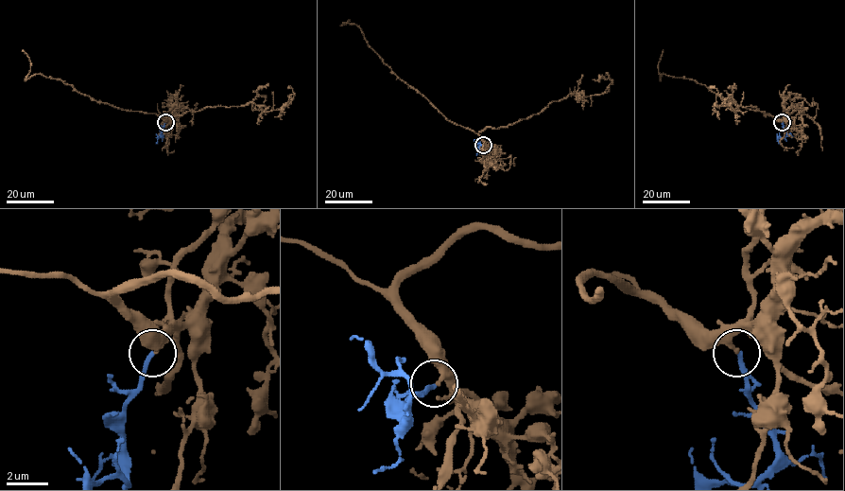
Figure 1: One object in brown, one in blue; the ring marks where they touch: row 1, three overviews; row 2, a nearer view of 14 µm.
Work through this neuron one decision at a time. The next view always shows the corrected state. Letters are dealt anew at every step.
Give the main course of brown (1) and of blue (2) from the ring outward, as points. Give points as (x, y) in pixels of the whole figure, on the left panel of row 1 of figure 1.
1: (165, 123), (155, 113), (98, 103), (60, 79), (41, 74), (26, 78), (30, 62), (22, 50)
2: (165, 123), (163, 137), (160, 136), (156, 144)

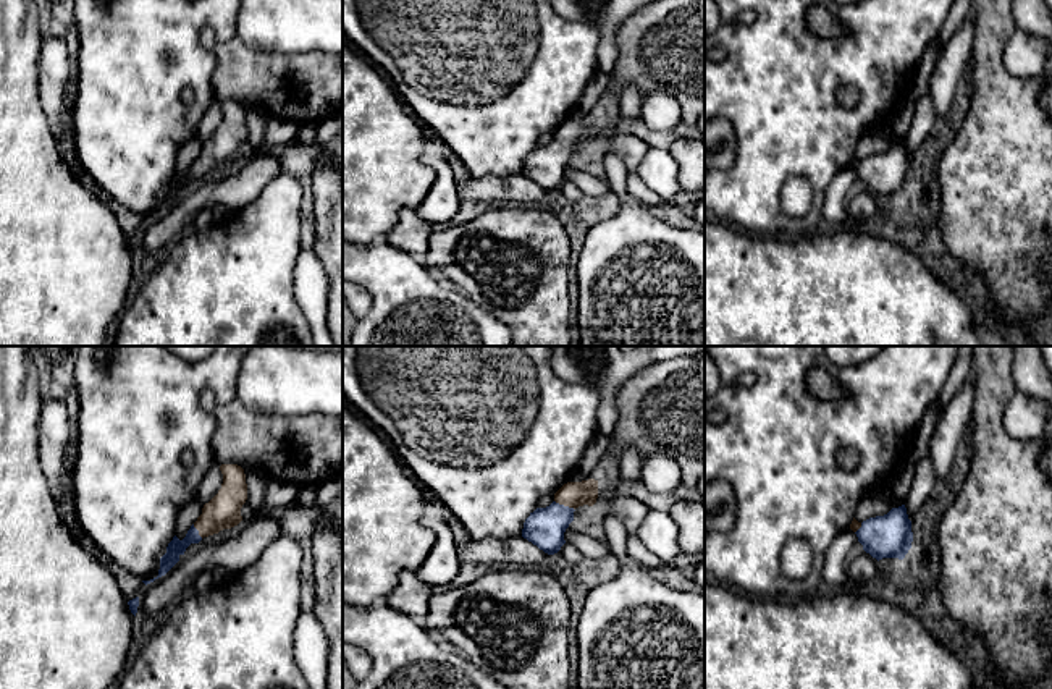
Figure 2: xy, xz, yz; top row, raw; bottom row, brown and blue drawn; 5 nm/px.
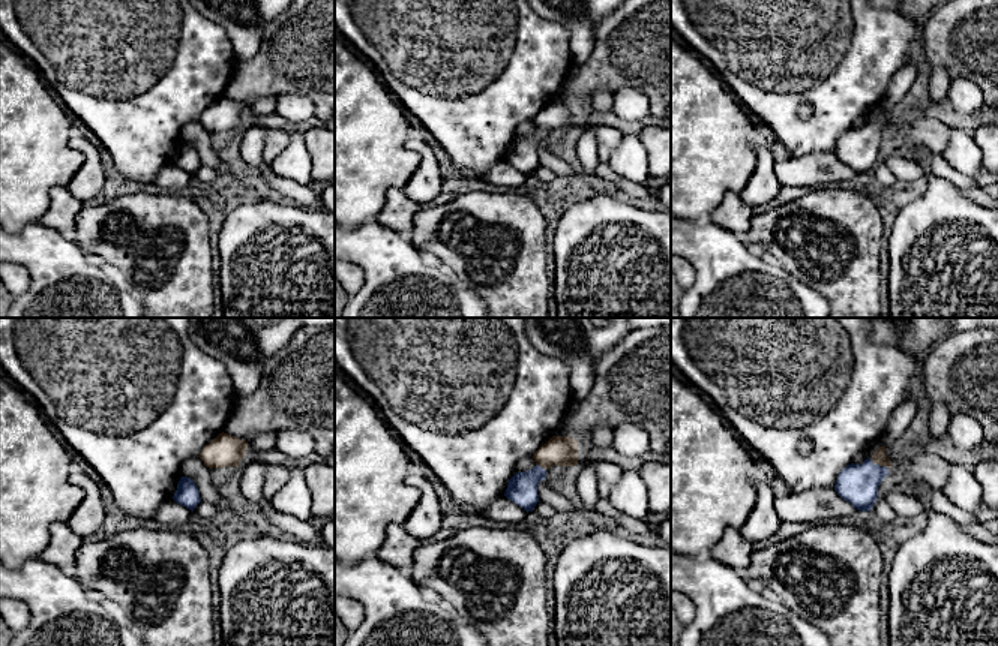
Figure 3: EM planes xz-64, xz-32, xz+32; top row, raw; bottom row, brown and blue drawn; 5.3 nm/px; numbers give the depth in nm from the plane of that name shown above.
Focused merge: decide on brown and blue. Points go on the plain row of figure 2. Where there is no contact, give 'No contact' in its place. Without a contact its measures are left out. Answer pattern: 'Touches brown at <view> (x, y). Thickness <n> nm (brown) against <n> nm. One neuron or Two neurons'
Touches brown at xz (564, 143). Thickness 130 nm (brown) against 200 nm. One neuron

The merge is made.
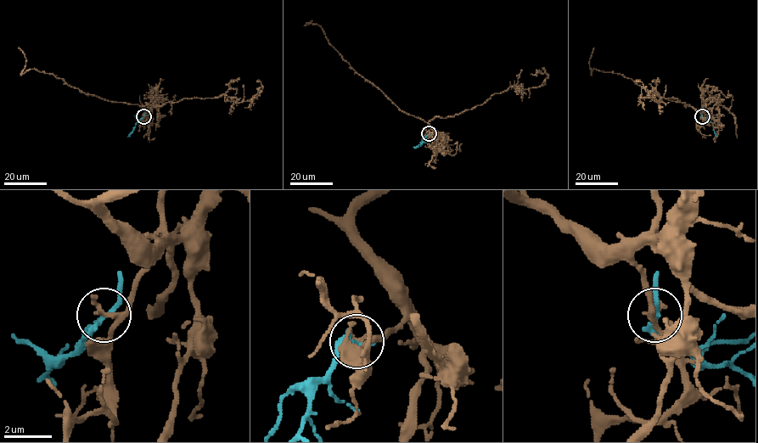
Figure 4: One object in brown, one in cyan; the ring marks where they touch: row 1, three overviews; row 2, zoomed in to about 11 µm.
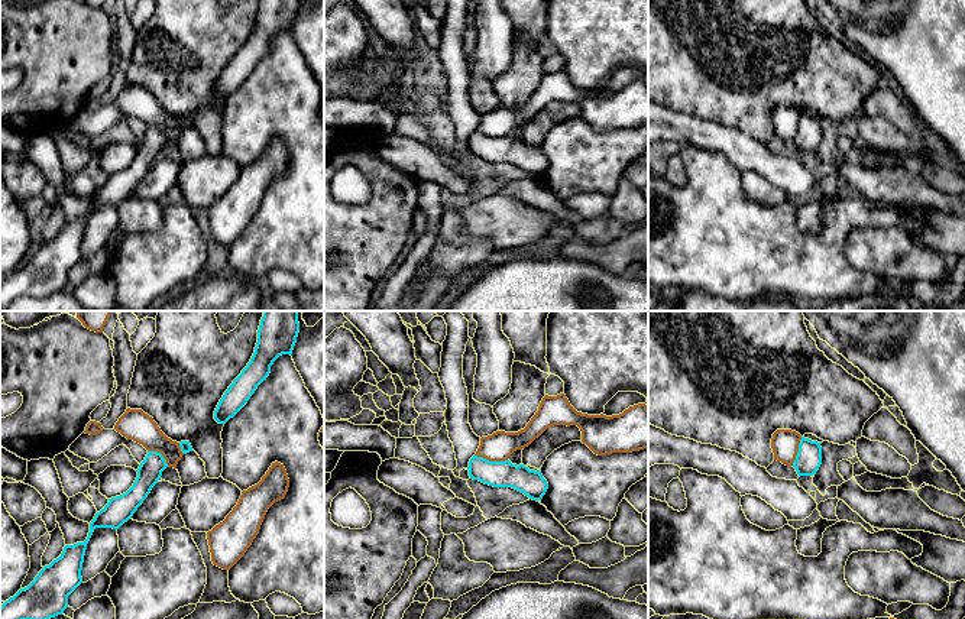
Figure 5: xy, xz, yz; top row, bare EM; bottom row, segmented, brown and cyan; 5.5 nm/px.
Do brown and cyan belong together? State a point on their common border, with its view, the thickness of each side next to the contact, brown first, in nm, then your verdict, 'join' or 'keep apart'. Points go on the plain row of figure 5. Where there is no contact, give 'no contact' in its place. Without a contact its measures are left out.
xz (491, 136) | 160/140 nm | keep apart

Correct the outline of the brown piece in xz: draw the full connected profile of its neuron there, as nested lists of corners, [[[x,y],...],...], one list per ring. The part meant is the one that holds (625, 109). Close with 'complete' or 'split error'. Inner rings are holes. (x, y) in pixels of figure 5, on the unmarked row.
[[[564,69],[545,71],[538,87],[518,108],[496,107],[482,113],[475,132],[489,137],[505,137],[509,132],[528,123],[547,104],[577,101],[582,119],[595,130],[632,129],[648,124],[648,84],[645,80],[629,82],[619,91],[606,93],[577,88]]] | complete

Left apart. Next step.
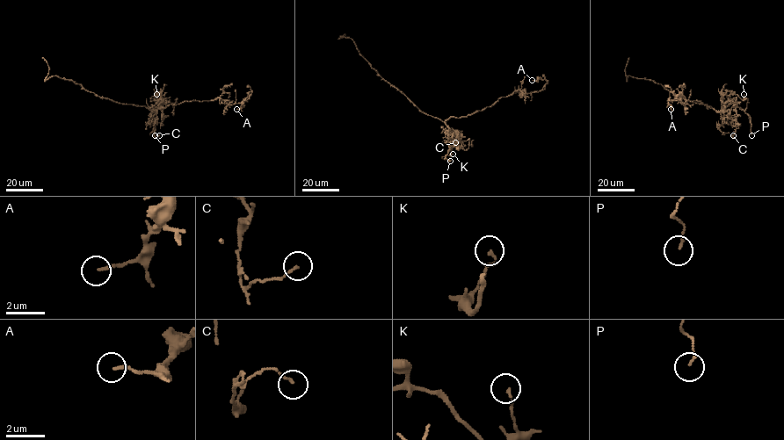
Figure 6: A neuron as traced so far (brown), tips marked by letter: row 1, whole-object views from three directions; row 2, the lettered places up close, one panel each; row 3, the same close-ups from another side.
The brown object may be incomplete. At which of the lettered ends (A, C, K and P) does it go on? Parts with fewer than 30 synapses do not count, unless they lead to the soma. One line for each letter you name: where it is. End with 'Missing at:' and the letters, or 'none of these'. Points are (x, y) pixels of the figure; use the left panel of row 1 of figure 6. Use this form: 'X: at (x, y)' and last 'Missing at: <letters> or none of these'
Missing at: none of these

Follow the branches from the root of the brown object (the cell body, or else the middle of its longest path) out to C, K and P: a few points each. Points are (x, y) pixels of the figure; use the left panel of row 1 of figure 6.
C: (142, 106), (155, 111), (154, 135), (159, 135)
K: (142, 106), (153, 111), (157, 102), (158, 95), (155, 99), (156, 94)
P: (142, 106), (155, 111), (160, 102), (149, 114), (156, 128), (155, 135)

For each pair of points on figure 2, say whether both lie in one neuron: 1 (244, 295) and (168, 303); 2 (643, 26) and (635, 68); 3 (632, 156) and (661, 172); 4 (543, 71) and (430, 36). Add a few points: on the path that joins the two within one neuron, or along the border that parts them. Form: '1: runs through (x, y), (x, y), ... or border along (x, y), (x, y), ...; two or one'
1: runs through (225, 298), (220, 303), (188, 303); one
2: runs through (643, 36), (643, 59); one
3: border along (650, 147), (635, 172); two
4: runs through (516, 68), (492, 67), (458, 36); one

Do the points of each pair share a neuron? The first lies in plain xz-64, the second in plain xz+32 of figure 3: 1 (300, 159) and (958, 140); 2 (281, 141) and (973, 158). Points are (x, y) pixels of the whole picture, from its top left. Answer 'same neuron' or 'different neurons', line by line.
1: same neuron
2: different neurons

